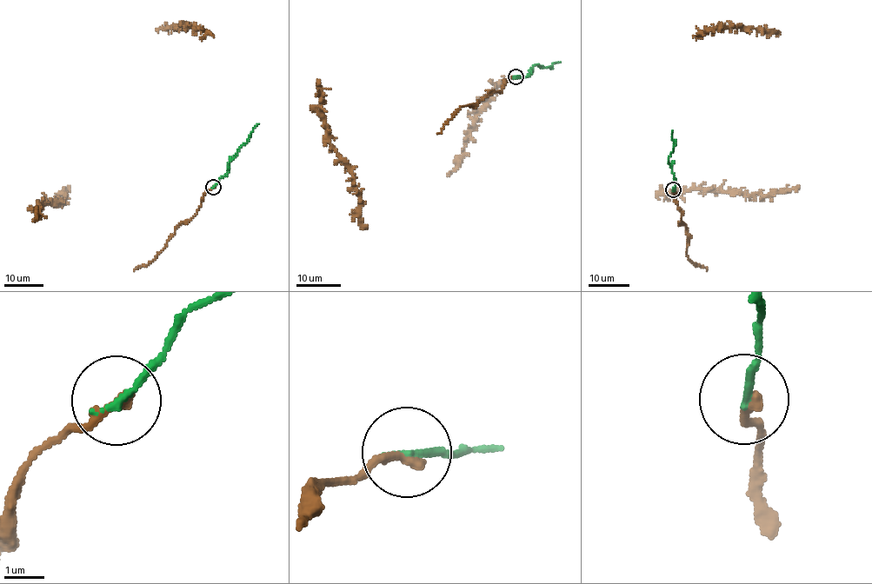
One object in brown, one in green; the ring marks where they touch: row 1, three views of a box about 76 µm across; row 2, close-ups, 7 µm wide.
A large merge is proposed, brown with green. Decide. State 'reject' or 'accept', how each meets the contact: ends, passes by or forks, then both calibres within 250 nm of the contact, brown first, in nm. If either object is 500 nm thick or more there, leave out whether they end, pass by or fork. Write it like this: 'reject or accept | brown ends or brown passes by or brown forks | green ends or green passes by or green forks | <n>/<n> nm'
accept | brown ends | green ends | 320/190 nm

